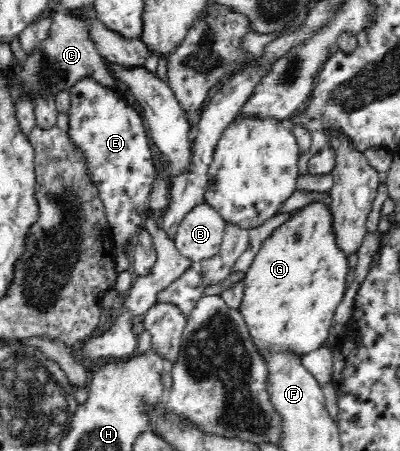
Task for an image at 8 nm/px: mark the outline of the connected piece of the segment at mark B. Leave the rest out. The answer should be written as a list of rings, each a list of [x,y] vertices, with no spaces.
[[[206,202],[192,207],[182,217],[174,233],[177,249],[198,262],[219,251],[226,221]]]

